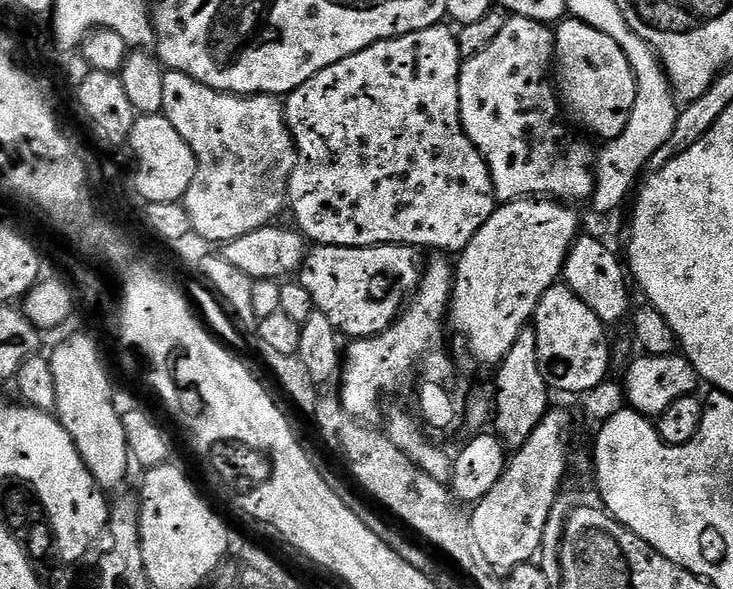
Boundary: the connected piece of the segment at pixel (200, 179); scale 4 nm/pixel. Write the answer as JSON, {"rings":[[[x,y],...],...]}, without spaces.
{"rings":[[[165,71],[162,78],[163,115],[182,134],[186,146],[196,156],[194,182],[182,201],[192,223],[192,232],[216,246],[223,246],[250,230],[273,223],[288,204],[288,183],[296,165],[296,143],[284,117],[284,105],[277,97],[238,96],[231,92],[215,92],[210,86],[190,78],[190,74]]]}

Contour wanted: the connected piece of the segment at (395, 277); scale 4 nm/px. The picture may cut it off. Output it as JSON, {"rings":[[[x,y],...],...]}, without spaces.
{"rings":[[[321,244],[319,246],[312,246],[307,249],[304,263],[300,266],[298,273],[298,282],[302,286],[306,286],[307,293],[314,302],[316,311],[326,314],[326,318],[330,318],[330,326],[334,326],[337,333],[341,337],[348,336],[352,340],[361,340],[362,338],[370,338],[382,334],[388,327],[395,322],[397,316],[400,315],[402,309],[407,305],[411,295],[420,286],[420,277],[422,275],[422,260],[418,257],[417,249],[406,244],[379,244],[378,246],[370,246],[369,248],[343,248],[342,246],[326,246]]]}

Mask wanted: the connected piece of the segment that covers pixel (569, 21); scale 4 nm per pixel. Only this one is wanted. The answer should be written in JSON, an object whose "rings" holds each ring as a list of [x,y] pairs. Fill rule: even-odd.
{"rings":[[[565,18],[555,25],[556,55],[554,84],[563,111],[572,115],[576,124],[601,136],[601,141],[616,140],[626,130],[636,101],[636,79],[622,46],[602,30],[583,24],[575,18]]]}

